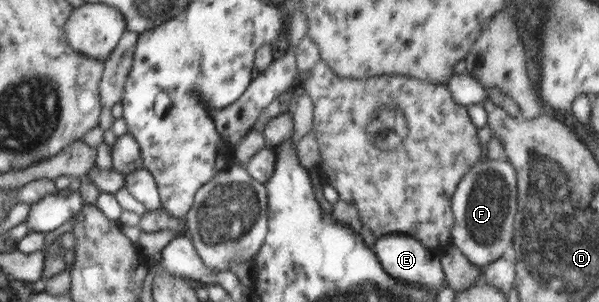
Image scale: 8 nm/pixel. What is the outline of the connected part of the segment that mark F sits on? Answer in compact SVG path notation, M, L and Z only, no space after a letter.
M485 158L478 165L472 165L455 186L450 244L478 268L494 263L512 242L512 224L515 224L514 214L518 209L518 178L514 178L514 169L506 158Z

